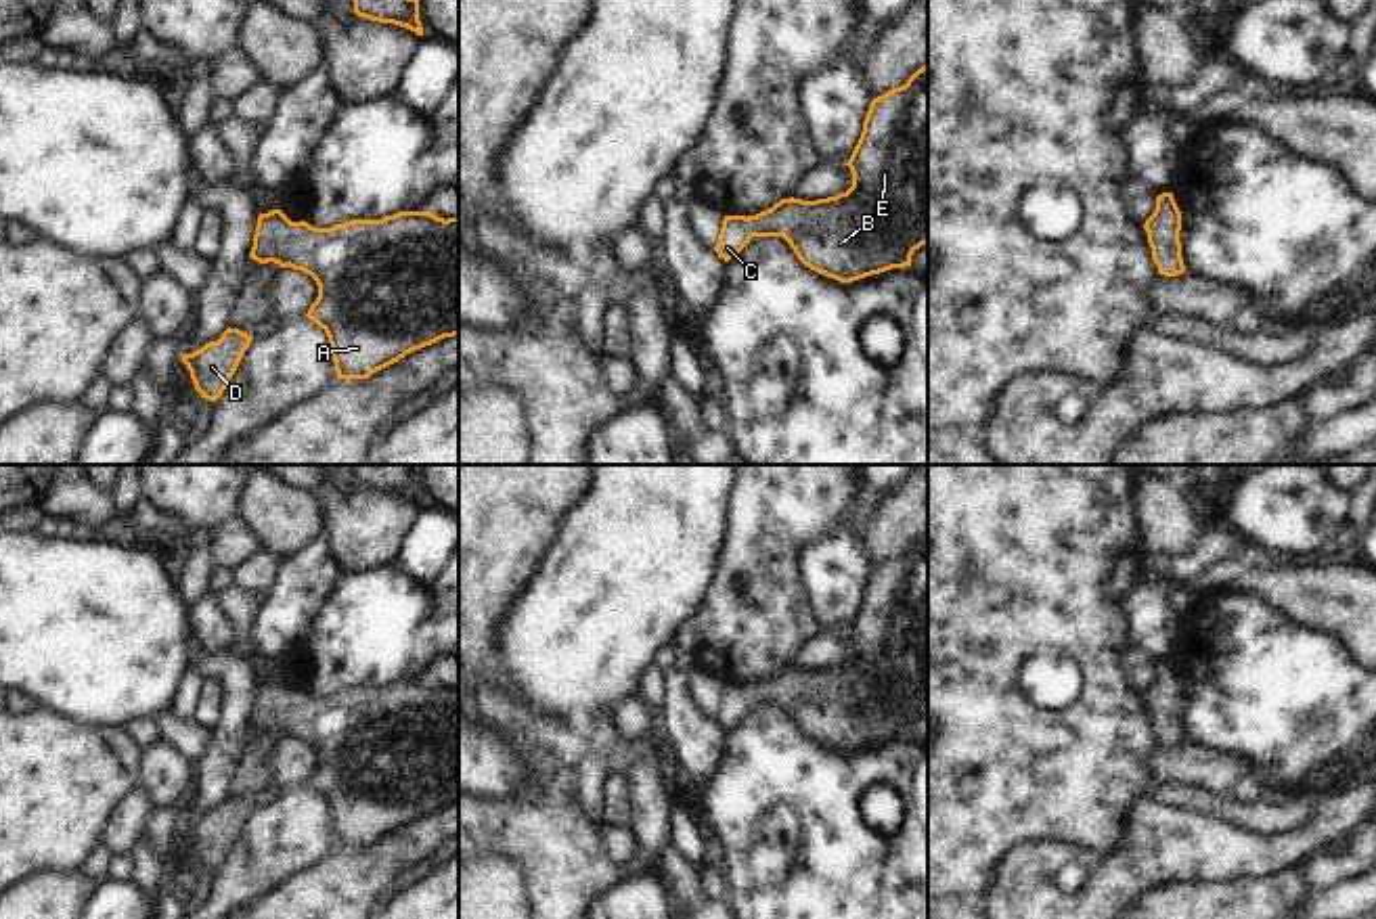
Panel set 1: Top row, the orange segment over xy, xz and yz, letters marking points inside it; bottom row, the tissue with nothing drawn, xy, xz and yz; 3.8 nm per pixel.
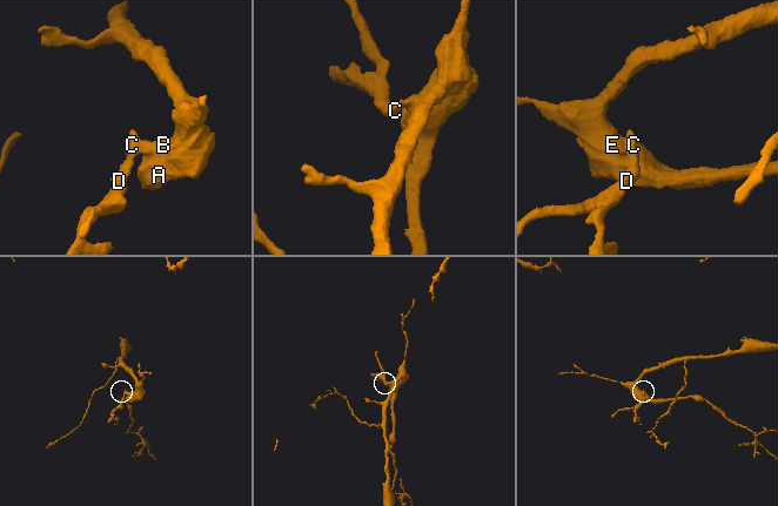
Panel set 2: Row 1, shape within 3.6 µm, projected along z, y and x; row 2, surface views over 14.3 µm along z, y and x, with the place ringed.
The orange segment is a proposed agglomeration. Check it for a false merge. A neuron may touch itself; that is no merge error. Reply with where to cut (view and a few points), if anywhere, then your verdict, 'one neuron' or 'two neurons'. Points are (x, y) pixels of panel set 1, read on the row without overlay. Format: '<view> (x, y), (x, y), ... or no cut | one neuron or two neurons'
no cut | one neuron

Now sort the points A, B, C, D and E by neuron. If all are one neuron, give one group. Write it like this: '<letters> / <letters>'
A B C D E

